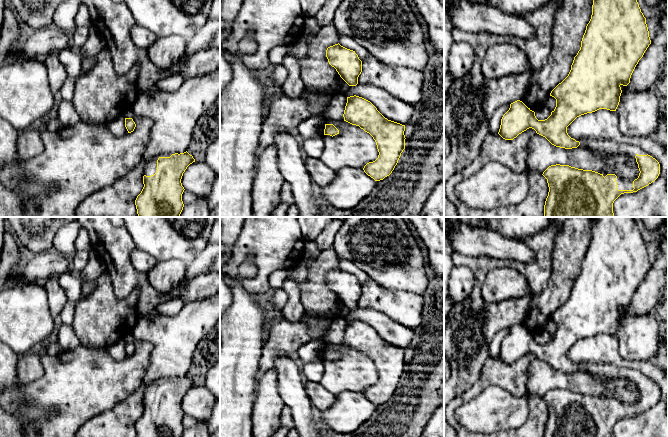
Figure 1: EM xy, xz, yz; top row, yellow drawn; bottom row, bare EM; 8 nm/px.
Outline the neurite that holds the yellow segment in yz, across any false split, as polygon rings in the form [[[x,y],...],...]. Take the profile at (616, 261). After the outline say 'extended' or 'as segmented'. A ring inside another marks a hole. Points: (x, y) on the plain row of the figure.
[[[592,217],[592,239],[586,250],[581,265],[581,271],[574,281],[568,300],[559,307],[550,317],[556,323],[556,331],[545,344],[538,344],[535,336],[528,332],[522,325],[517,324],[510,328],[509,334],[503,339],[498,358],[505,364],[513,364],[519,358],[532,352],[537,358],[545,361],[552,369],[565,373],[577,372],[579,365],[571,362],[567,351],[579,340],[595,336],[599,333],[616,335],[622,317],[621,309],[630,307],[631,299],[651,268],[649,255],[639,228],[633,217]]] | as segmented

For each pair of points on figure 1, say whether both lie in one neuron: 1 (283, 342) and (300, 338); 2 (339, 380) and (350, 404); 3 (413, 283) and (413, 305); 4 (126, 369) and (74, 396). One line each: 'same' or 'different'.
1: same
2: different
3: different
4: same

